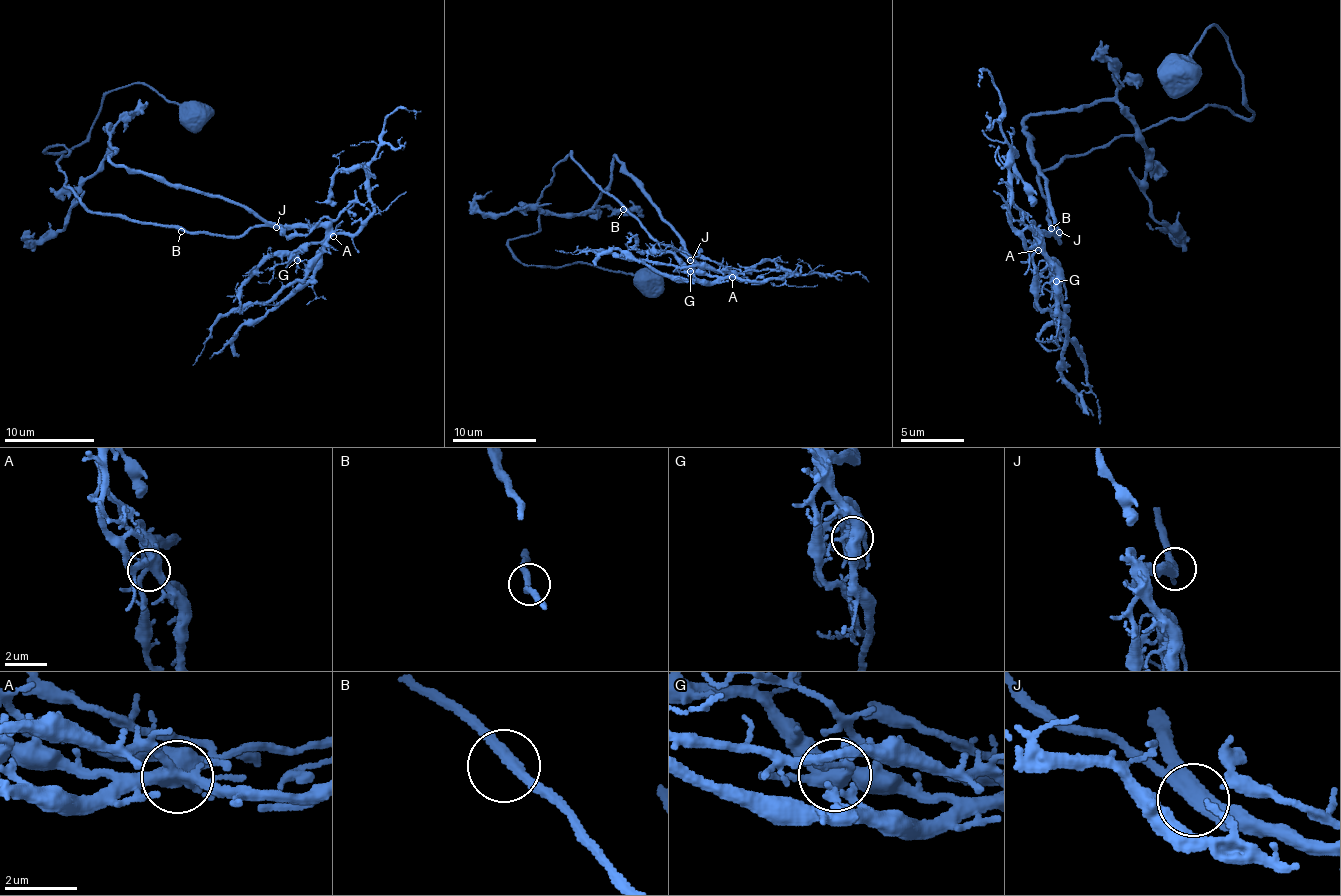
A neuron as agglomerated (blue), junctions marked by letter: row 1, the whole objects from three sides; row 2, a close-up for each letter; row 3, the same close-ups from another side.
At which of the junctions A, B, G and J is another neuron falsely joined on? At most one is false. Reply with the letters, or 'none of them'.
none of them

